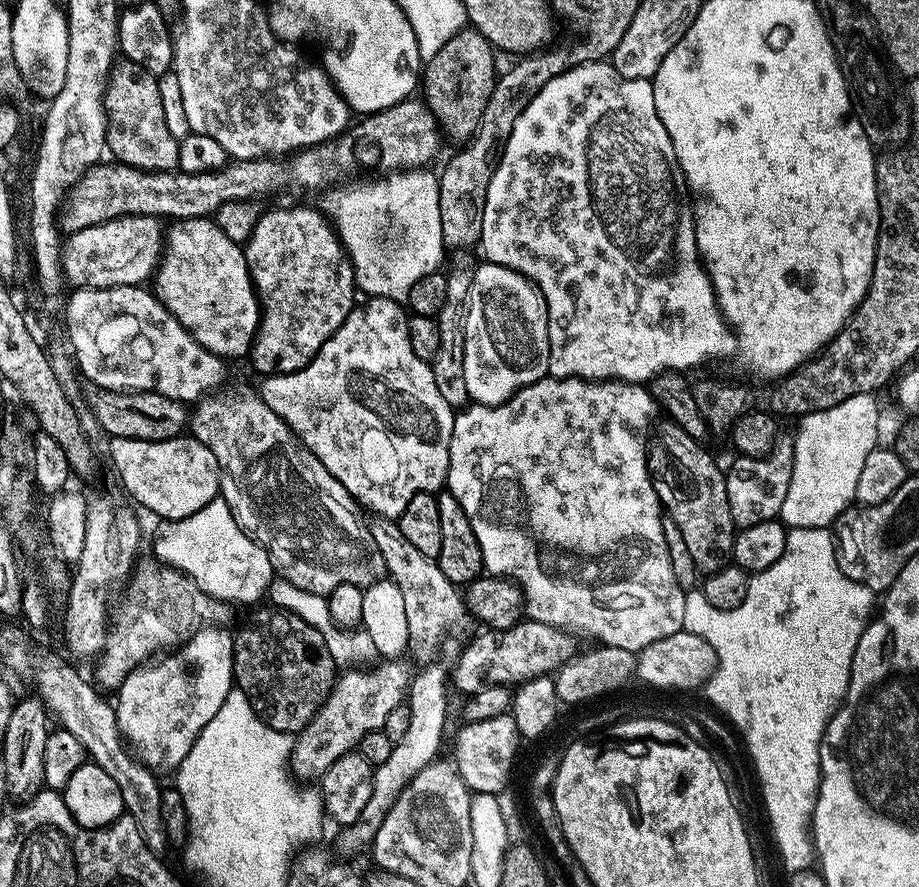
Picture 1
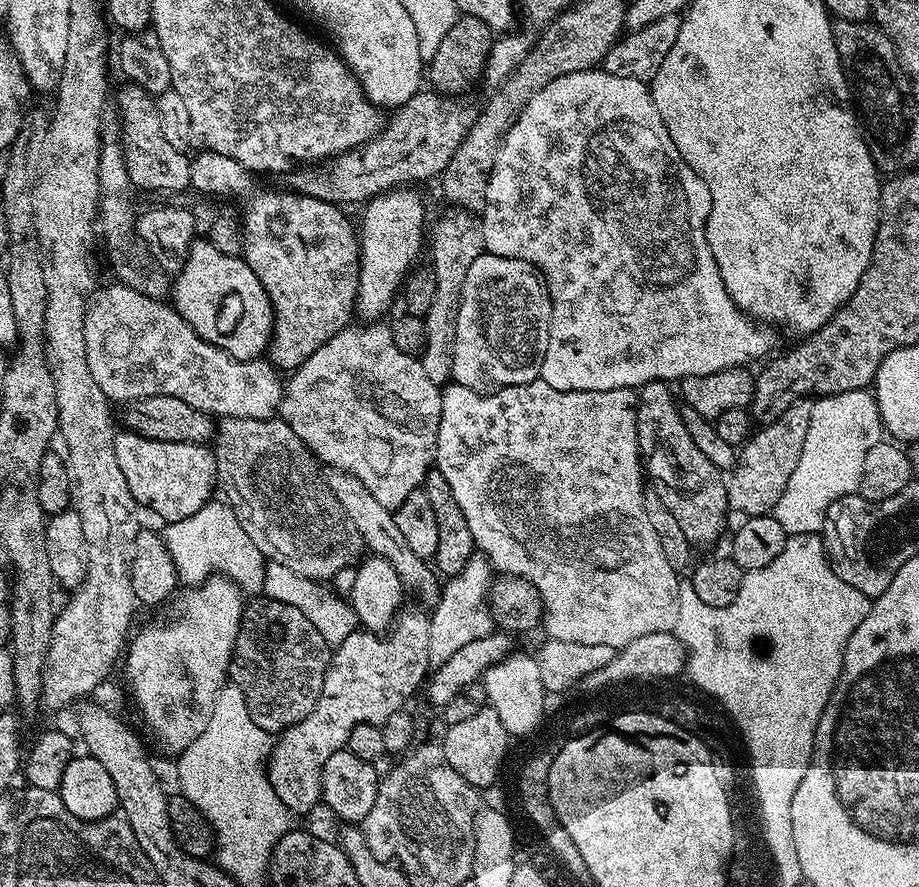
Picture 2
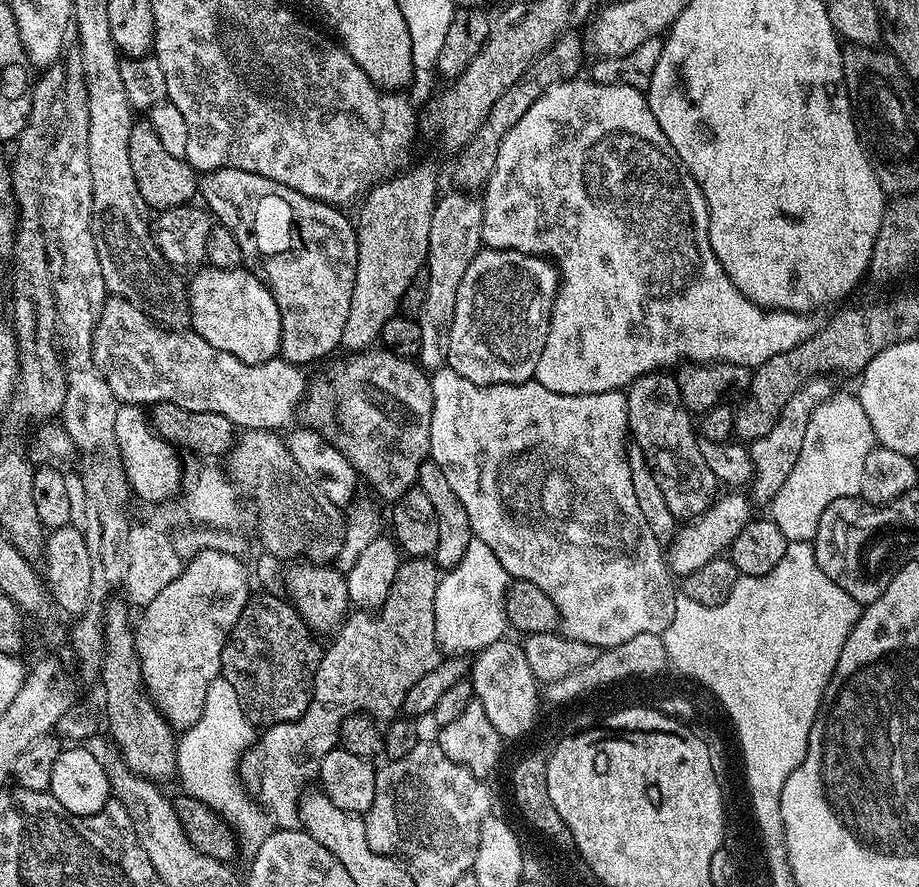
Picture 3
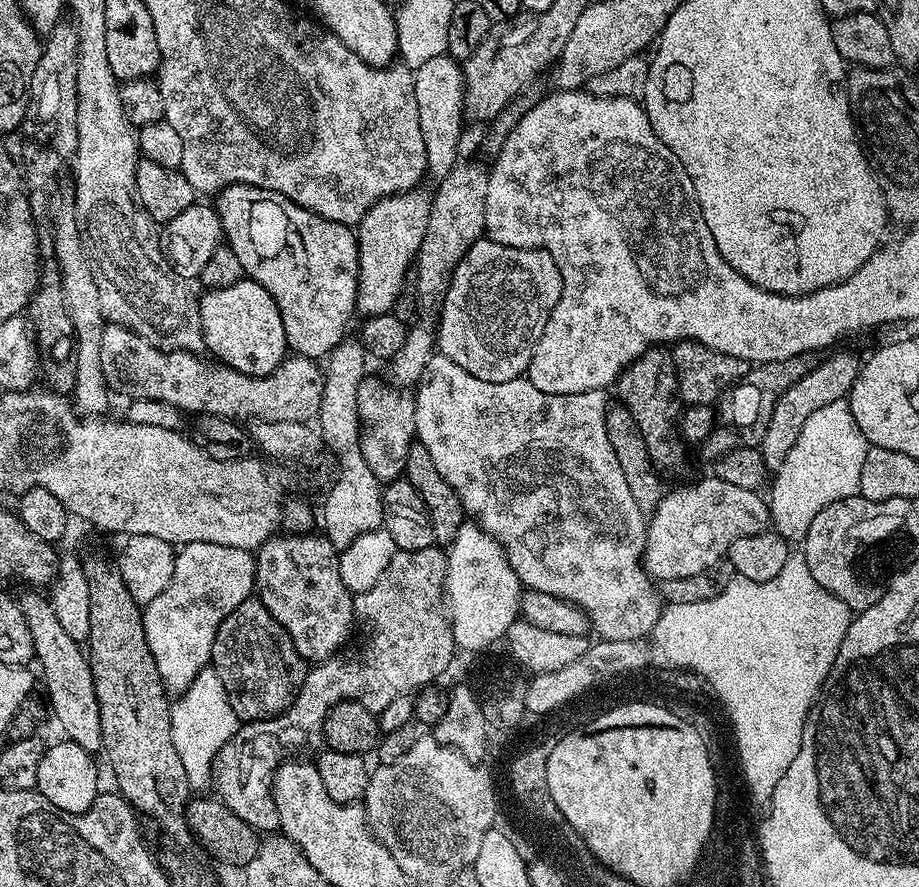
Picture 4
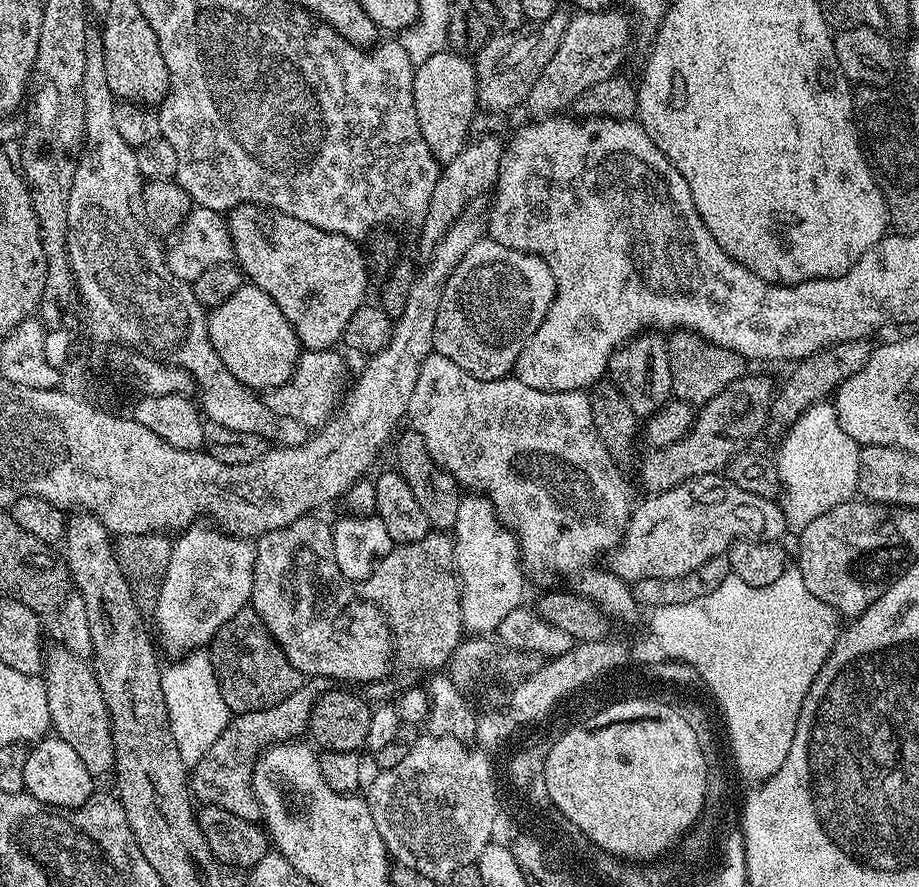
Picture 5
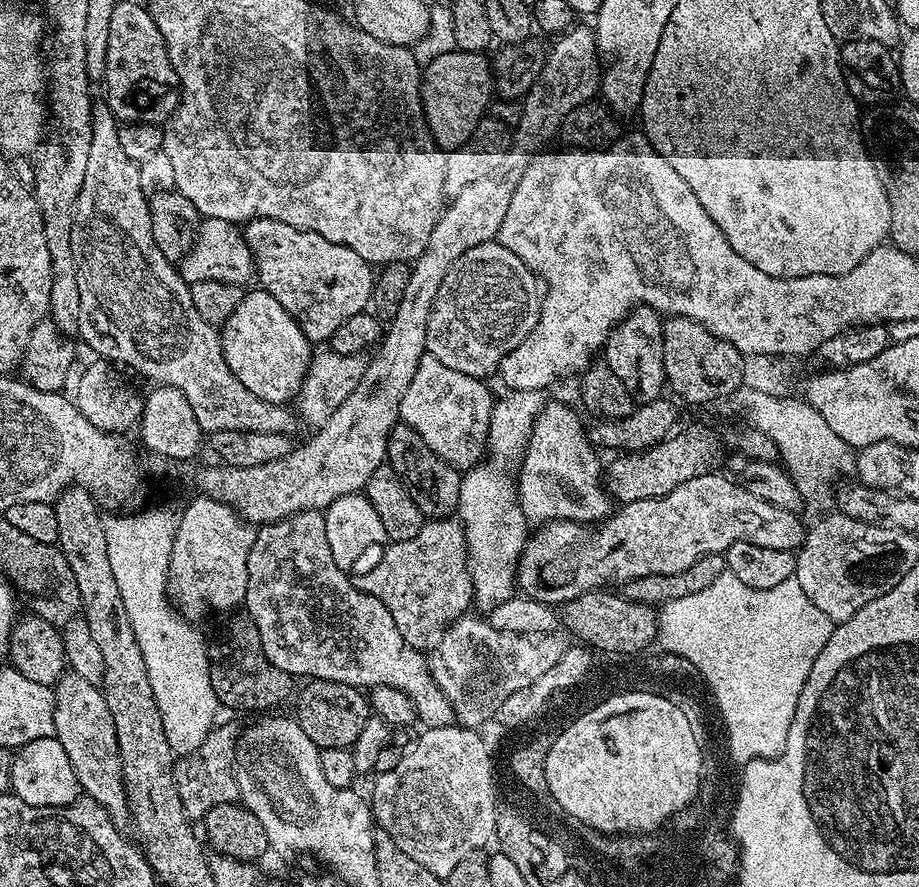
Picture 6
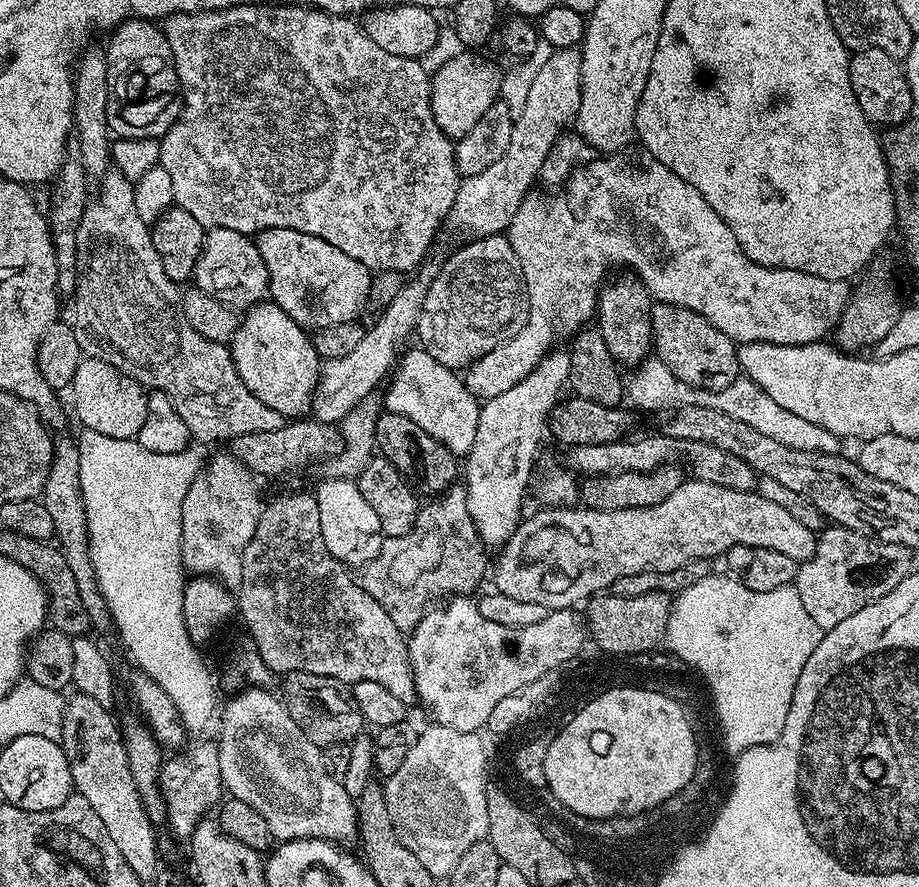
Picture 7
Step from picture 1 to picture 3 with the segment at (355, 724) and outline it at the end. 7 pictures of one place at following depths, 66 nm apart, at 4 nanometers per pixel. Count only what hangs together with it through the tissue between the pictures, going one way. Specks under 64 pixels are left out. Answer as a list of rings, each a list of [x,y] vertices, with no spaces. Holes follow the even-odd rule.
[[[405,559],[396,571],[390,594],[382,607],[375,614],[368,610],[353,611],[340,627],[335,629],[331,637],[332,645],[321,655],[320,665],[312,683],[312,701],[308,704],[308,709],[296,720],[285,724],[271,724],[263,729],[252,747],[245,750],[240,757],[238,775],[241,781],[245,785],[256,784],[255,799],[279,827],[297,827],[298,805],[306,792],[304,787],[319,777],[322,758],[326,758],[326,754],[330,754],[330,750],[337,747],[340,727],[345,718],[355,712],[365,712],[377,722],[391,721],[401,711],[407,691],[440,664],[442,653],[435,640],[434,624],[437,581],[435,559]]]

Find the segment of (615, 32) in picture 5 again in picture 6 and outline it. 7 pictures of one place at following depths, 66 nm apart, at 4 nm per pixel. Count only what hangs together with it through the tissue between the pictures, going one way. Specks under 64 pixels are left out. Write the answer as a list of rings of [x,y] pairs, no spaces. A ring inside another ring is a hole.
[[[573,26],[559,37],[560,40],[551,49],[547,49],[544,57],[544,65],[538,74],[538,78],[530,86],[530,90],[524,93],[520,108],[520,125],[517,126],[514,144],[521,148],[527,154],[535,153],[537,150],[543,149],[544,144],[552,135],[561,131],[566,114],[570,114],[570,110],[574,110],[578,106],[589,103],[597,95],[600,78],[602,75],[602,60],[596,50],[596,33],[591,27],[579,28]]]

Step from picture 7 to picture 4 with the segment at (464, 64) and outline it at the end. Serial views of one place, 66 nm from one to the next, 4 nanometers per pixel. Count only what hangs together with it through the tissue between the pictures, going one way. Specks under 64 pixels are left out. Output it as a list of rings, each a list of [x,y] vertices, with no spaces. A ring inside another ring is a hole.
[[[448,55],[430,58],[425,65],[414,70],[415,102],[418,105],[418,120],[422,142],[425,143],[427,177],[440,183],[446,174],[456,167],[458,148],[464,123],[464,73],[461,65]]]

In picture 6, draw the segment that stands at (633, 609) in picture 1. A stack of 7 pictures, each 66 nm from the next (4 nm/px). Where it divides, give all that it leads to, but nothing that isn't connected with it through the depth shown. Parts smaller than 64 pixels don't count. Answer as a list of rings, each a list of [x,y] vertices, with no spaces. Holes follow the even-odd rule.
[[[426,354],[418,362],[414,378],[410,378],[410,386],[406,386],[406,394],[400,399],[400,420],[418,430],[426,438],[426,446],[438,458],[450,462],[450,466],[461,470],[473,468],[486,456],[494,403],[494,395],[484,384],[487,383],[483,379],[450,370],[450,366],[442,366],[438,358]],[[545,403],[544,411],[540,413],[536,425],[532,428],[528,448],[520,458],[518,469],[520,504],[526,520],[536,526],[543,526],[550,520],[573,520],[574,523],[585,526],[607,520],[614,511],[614,504],[602,475],[599,455],[601,456],[601,453],[596,445],[588,438],[585,421],[580,421],[579,414],[570,405]]]

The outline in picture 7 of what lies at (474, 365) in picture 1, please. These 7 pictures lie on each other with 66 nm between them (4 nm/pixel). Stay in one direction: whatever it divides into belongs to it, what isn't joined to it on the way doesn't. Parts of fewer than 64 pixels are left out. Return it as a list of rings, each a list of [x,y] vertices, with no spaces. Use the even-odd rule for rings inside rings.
[[[507,235],[498,236],[482,236],[473,239],[465,248],[460,248],[444,265],[440,268],[440,273],[432,276],[432,284],[426,290],[426,298],[422,302],[422,314],[416,323],[415,335],[420,336],[418,340],[419,347],[434,357],[438,362],[442,362],[446,367],[453,370],[463,369],[465,366],[473,364],[478,358],[482,358],[490,350],[494,350],[494,346],[498,346],[502,342],[506,342],[510,338],[514,338],[514,334],[518,334],[518,330],[522,330],[528,321],[528,292],[524,289],[524,277],[520,274],[520,263],[516,261],[514,250],[510,246]]]

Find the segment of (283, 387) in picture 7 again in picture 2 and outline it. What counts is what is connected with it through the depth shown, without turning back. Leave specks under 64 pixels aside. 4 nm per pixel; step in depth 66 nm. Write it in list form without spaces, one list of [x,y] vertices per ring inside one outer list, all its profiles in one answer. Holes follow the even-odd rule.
[[[196,238],[183,257],[184,265],[170,284],[170,304],[178,315],[206,342],[221,348],[235,360],[259,360],[268,351],[268,340],[272,337],[272,304],[268,301],[262,282],[250,270],[250,266],[240,256],[222,254],[214,250],[207,238]]]

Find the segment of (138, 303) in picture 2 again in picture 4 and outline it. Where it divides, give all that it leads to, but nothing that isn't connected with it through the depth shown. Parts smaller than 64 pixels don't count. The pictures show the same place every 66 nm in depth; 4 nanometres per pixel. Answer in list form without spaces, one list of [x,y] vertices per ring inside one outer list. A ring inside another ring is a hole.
[[[111,322],[105,323],[104,333],[102,334],[102,354],[100,355],[100,361],[102,362],[102,374],[106,378],[109,389],[113,393],[121,392],[122,395],[128,396],[132,400],[161,400],[166,402],[170,406],[180,409],[181,413],[188,414],[207,414],[210,416],[227,416],[229,418],[235,418],[240,422],[255,422],[257,420],[265,420],[266,422],[302,422],[307,424],[315,421],[319,414],[319,406],[323,398],[324,378],[325,373],[322,371],[321,365],[310,359],[309,356],[298,356],[295,354],[289,355],[281,362],[273,372],[268,376],[247,376],[242,374],[238,370],[233,368],[226,368],[219,362],[211,362],[207,364],[206,361],[200,360],[201,358],[195,352],[185,352],[183,350],[178,352],[163,352],[161,348],[155,348],[145,336],[140,336],[136,332],[132,331],[131,328],[125,328],[122,324],[114,324]]]

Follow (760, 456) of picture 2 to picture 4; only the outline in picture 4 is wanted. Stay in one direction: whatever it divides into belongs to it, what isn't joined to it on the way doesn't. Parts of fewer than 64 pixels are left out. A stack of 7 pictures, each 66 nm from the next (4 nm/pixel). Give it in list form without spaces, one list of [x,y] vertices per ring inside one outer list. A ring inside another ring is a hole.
[[[833,351],[831,354],[833,356],[828,356],[825,358],[824,361],[813,363],[812,368],[804,375],[802,378],[798,378],[798,382],[794,382],[794,386],[790,386],[790,390],[786,390],[786,394],[782,394],[782,398],[778,398],[778,402],[774,406],[774,410],[770,414],[770,426],[766,426],[766,438],[762,443],[760,443],[760,453],[762,454],[762,458],[766,462],[766,466],[769,468],[769,470],[777,470],[782,466],[782,464],[786,461],[787,455],[789,454],[791,447],[794,446],[794,442],[797,442],[798,440],[798,434],[802,431],[802,426],[806,424],[807,421],[809,421],[810,416],[814,414],[816,410],[818,410],[820,407],[828,406],[835,400],[842,400],[847,397],[848,393],[852,391],[852,387],[854,386],[854,382],[858,378],[858,374],[860,373],[860,365],[862,363],[861,357],[856,357],[854,353],[852,352],[836,352]]]

